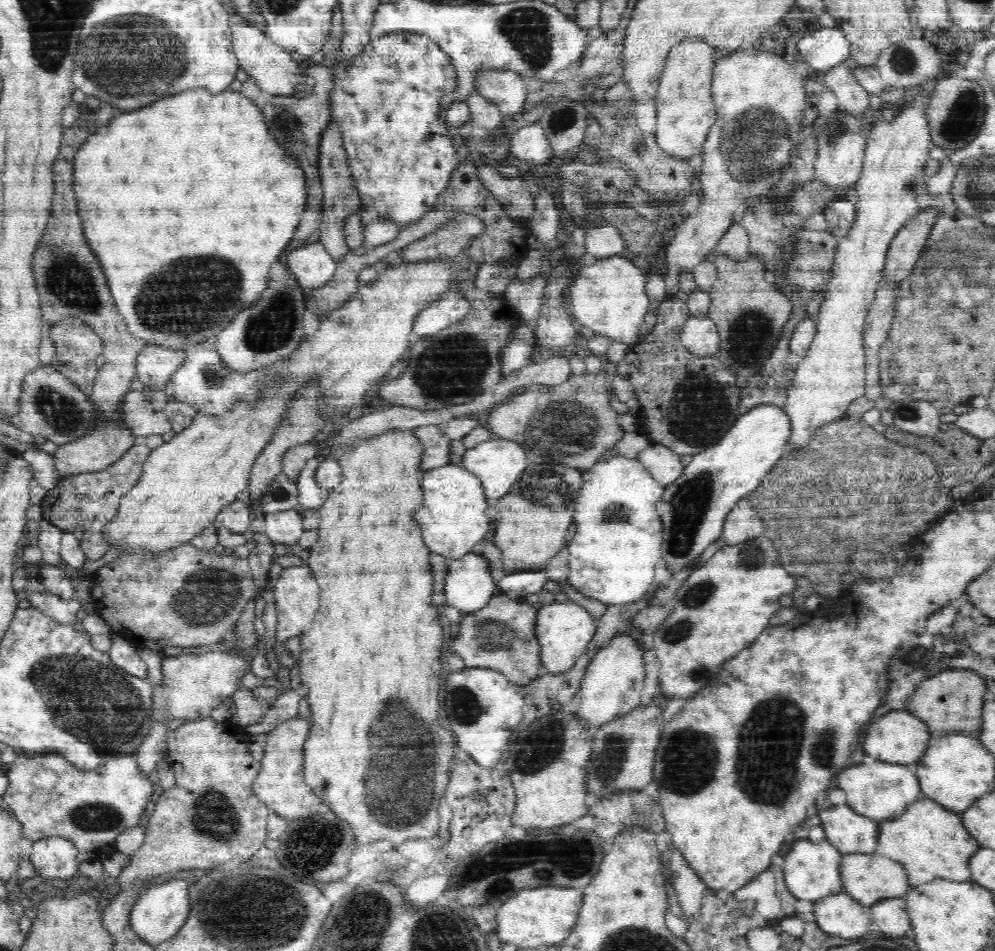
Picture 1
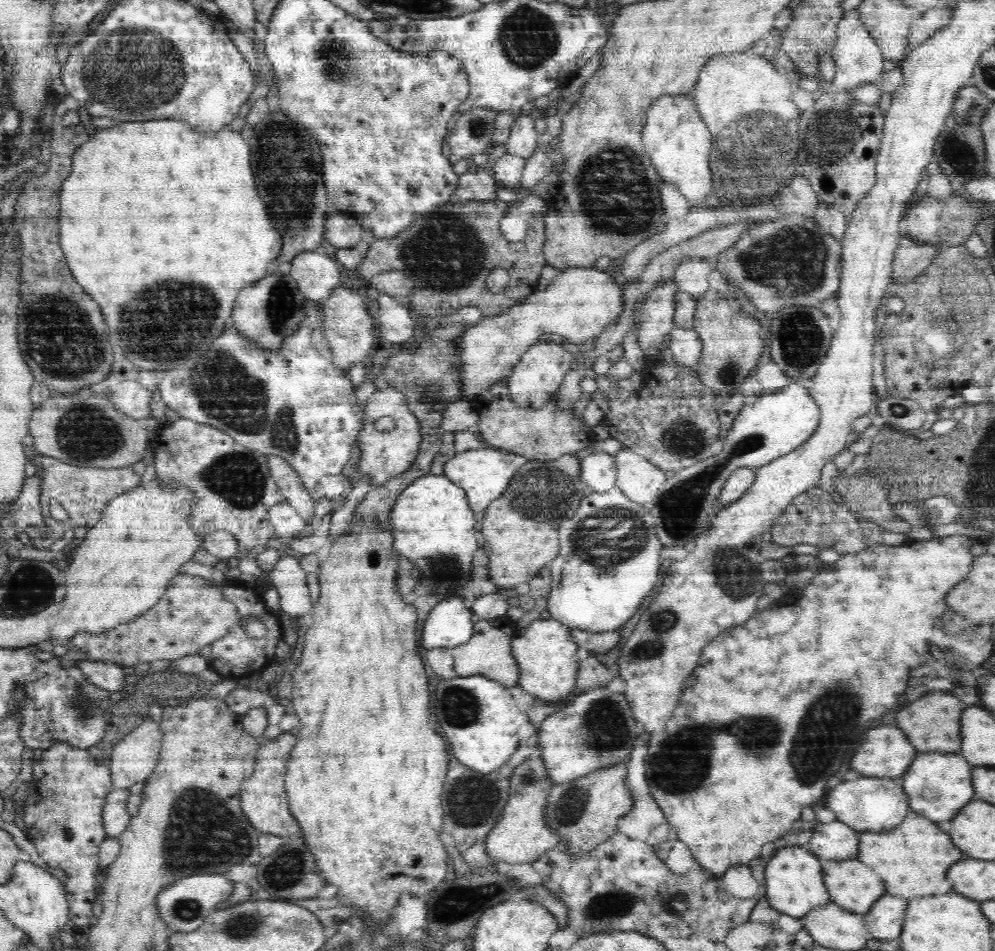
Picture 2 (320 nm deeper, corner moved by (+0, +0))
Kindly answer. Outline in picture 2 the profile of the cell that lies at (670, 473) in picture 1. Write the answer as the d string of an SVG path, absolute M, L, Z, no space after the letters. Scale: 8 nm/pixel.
M628 448L618 451L613 457L617 466L615 486L632 499L632 502L645 505L667 481L664 470Z

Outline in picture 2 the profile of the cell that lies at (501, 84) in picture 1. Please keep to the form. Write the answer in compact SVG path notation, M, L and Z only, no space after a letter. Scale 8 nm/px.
M518 115L512 125L512 131L506 145L506 153L530 159L537 150L539 134L534 128L534 120L530 115Z

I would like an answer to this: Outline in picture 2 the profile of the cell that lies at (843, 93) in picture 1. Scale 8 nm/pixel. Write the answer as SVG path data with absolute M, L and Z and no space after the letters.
M852 9L843 11L842 18L837 25L837 37L830 55L836 63L836 74L827 86L833 91L847 91L860 84L878 83L879 77L883 73L882 70L884 70L882 62L885 58L879 46L866 31L864 24L861 24L857 12Z

